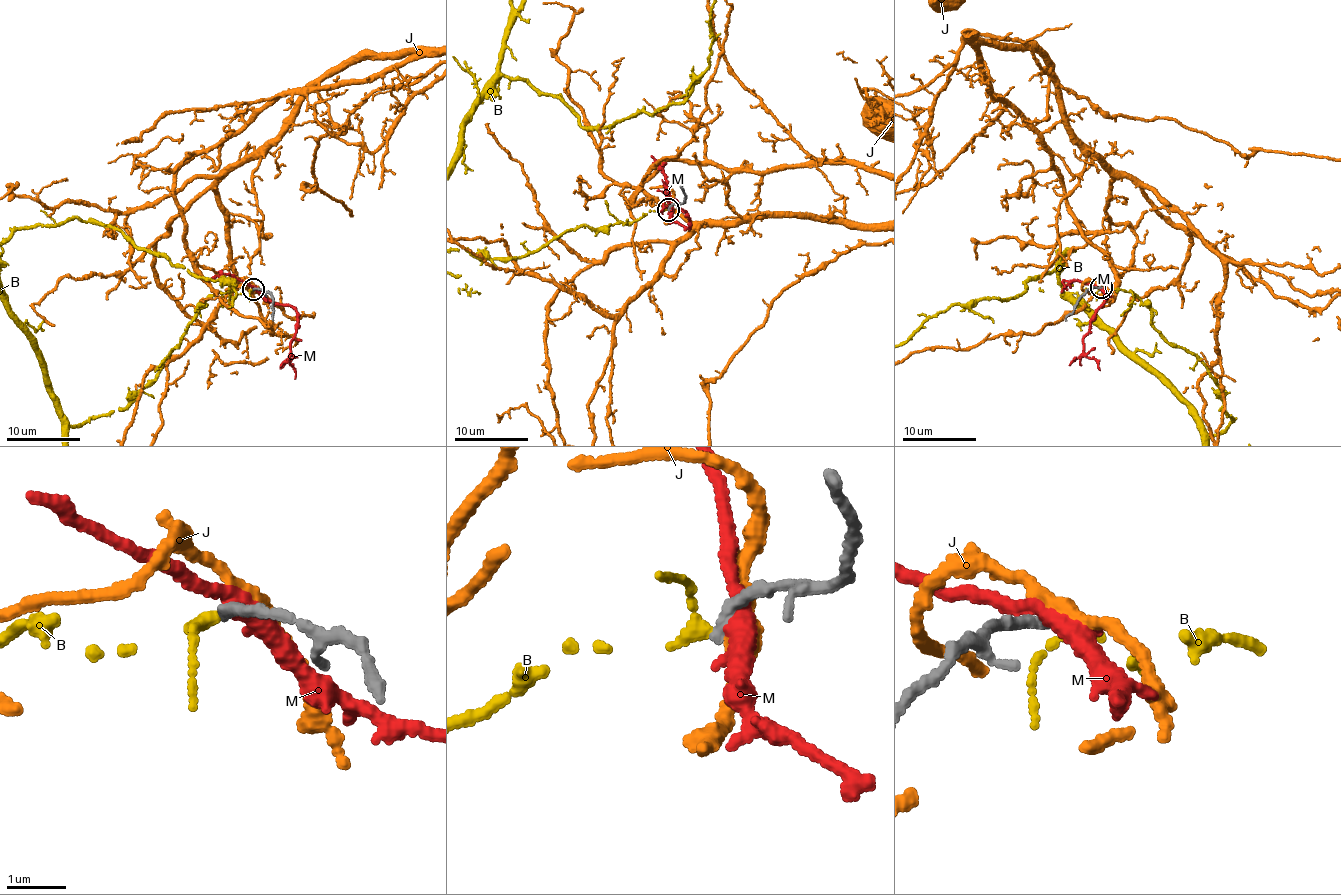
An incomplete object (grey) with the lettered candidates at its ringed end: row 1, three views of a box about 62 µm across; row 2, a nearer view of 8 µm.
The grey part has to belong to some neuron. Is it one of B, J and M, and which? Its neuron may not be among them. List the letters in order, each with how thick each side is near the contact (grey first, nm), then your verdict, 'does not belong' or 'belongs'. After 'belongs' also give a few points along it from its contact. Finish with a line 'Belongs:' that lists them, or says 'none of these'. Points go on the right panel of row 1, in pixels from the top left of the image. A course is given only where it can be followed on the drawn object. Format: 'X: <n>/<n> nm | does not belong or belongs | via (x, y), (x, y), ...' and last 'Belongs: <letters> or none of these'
B: 200/220 nm | belongs
J: 200/220 nm | does not belong
M: 220/300 nm | does not belong
Belongs: B

